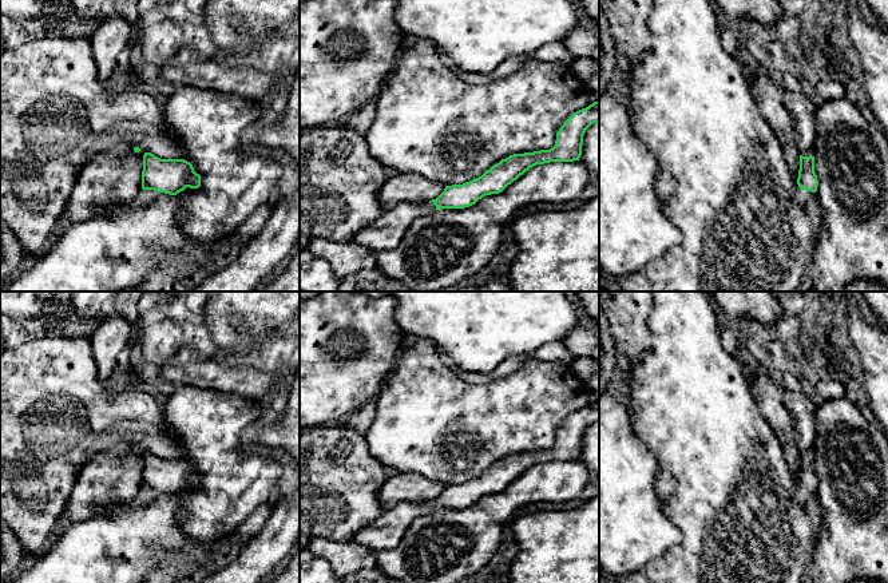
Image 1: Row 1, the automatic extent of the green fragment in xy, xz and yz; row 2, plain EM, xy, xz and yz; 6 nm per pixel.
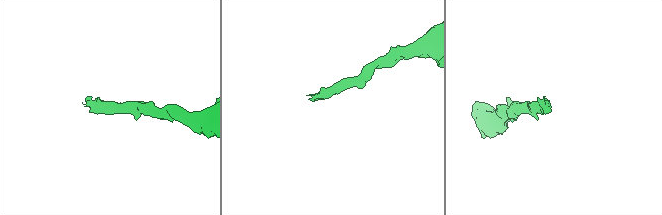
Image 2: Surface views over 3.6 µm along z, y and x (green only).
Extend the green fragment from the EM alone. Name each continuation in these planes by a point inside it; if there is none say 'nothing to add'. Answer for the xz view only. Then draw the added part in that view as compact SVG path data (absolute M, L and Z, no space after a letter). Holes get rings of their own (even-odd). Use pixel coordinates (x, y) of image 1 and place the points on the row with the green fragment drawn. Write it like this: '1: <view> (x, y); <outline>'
1: xz (385, 233); M400 202L385 210L376 221L357 231L350 242L368 247L373 254L395 250L411 223L421 215L436 210L433 202Z

